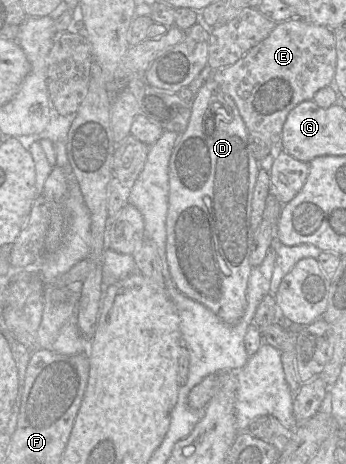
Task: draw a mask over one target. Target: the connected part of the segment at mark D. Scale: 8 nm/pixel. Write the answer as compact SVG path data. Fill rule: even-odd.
M211 77L194 96L188 125L170 158L166 257L176 288L227 323L236 323L247 304L246 290L252 271L249 257L254 240L252 197L259 169L259 161L250 150L248 130L235 102Z

